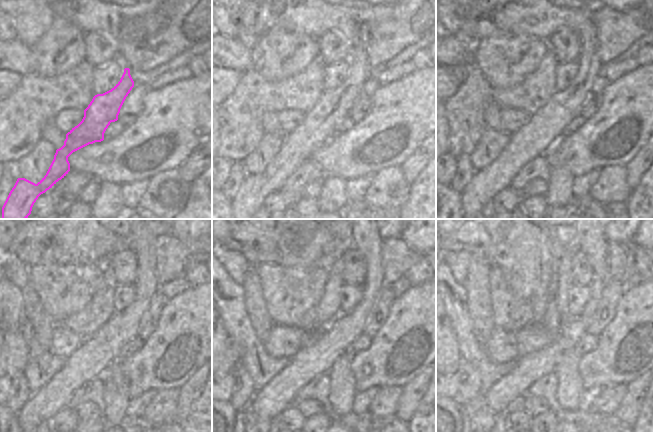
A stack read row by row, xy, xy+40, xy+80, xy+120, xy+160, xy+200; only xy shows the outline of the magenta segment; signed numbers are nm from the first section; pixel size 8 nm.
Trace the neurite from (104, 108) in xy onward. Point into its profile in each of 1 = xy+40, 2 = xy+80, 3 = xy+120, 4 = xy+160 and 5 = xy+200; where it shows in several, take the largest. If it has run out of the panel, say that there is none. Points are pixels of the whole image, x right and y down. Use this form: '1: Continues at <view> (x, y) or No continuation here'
1: Continues at xy+40 (333, 106)
2: Continues at xy+80 (544, 128)
3: Continues at xy+120 (96, 353)
4: Continues at xy+160 (309, 362)
5: Continues at xy+200 (590, 239).

